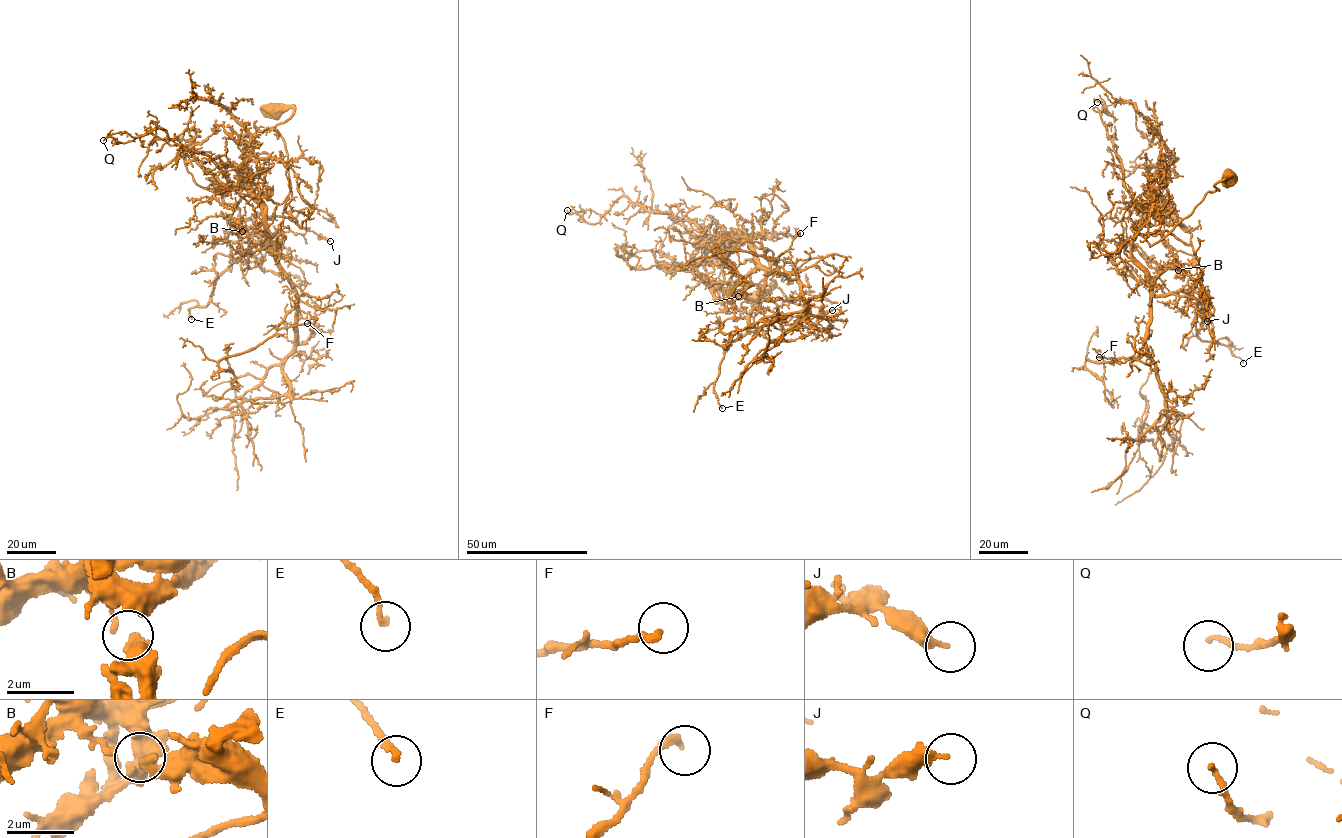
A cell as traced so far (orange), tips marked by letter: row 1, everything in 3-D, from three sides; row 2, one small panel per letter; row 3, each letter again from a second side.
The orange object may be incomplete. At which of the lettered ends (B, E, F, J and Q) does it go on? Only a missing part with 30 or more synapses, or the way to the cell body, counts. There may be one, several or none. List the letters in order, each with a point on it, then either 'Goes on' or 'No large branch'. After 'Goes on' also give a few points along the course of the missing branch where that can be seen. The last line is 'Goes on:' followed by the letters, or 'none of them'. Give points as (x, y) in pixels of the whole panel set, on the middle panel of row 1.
B: Place: (738, 296). No large branch
E: Place: (722, 408). Goes on. Course of what is missing: (722, 408), (711, 428), (709, 466)
F: Place: (800, 233). No large branch
J: Place: (832, 310). No large branch
Q: Place: (567, 210). No large branch
Goes on: E

